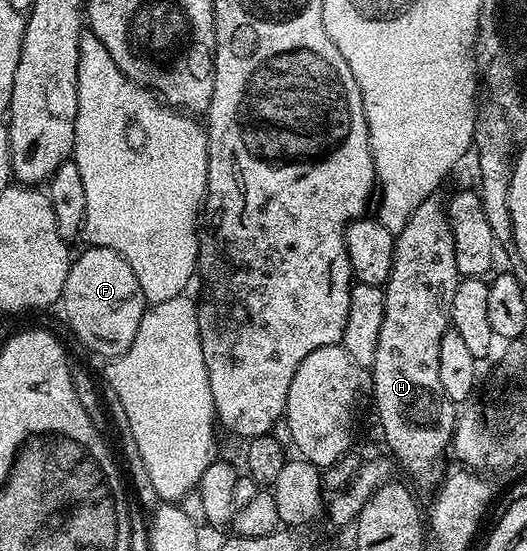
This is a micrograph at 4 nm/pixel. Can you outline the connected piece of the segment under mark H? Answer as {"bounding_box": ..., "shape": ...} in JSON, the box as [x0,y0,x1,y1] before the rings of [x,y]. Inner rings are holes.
{"bounding_box":[371,193,459,488],"shape":[[[434,193],[429,195],[419,205],[419,209],[415,209],[415,213],[411,213],[411,217],[407,221],[407,225],[403,225],[403,229],[396,232],[395,242],[393,244],[393,264],[391,265],[391,273],[389,279],[385,282],[385,308],[383,309],[383,325],[379,329],[379,345],[375,349],[375,361],[371,368],[373,374],[373,403],[377,406],[377,419],[381,422],[381,435],[385,438],[385,443],[389,446],[388,454],[410,475],[411,478],[417,479],[417,483],[421,487],[436,488],[440,484],[443,476],[446,474],[445,455],[447,459],[447,448],[453,442],[453,431],[457,427],[458,408],[449,400],[447,393],[443,389],[443,381],[441,380],[441,342],[443,337],[451,329],[449,318],[451,317],[451,300],[455,297],[455,289],[459,282],[457,274],[457,262],[455,261],[455,241],[451,233],[451,225],[449,224],[449,212],[447,210],[446,200],[440,199],[440,194]]]}

